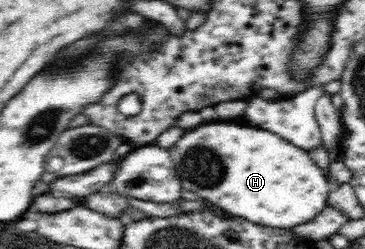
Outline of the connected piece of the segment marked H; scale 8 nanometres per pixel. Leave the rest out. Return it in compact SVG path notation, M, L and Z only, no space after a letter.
M203 123L198 131L194 129L186 133L167 151L174 163L183 191L192 192L199 198L210 201L214 207L230 215L242 217L264 227L290 230L296 225L312 221L326 208L326 199L332 189L324 170L310 158L306 150L294 147L278 135L262 129L240 127L230 123Z

